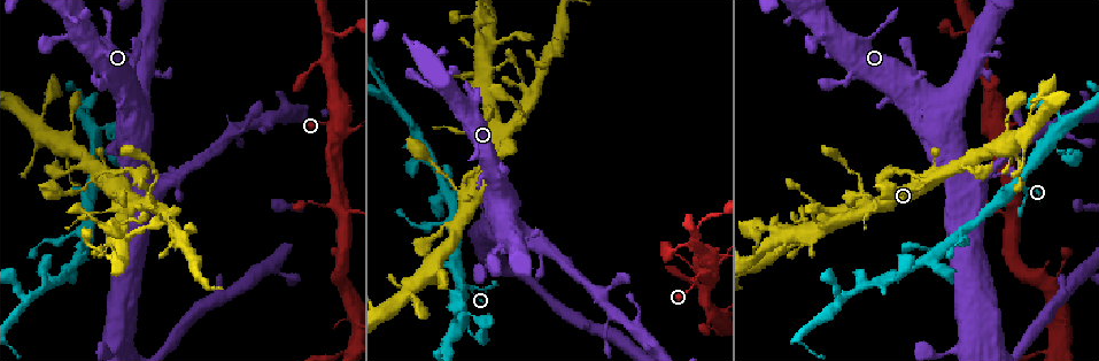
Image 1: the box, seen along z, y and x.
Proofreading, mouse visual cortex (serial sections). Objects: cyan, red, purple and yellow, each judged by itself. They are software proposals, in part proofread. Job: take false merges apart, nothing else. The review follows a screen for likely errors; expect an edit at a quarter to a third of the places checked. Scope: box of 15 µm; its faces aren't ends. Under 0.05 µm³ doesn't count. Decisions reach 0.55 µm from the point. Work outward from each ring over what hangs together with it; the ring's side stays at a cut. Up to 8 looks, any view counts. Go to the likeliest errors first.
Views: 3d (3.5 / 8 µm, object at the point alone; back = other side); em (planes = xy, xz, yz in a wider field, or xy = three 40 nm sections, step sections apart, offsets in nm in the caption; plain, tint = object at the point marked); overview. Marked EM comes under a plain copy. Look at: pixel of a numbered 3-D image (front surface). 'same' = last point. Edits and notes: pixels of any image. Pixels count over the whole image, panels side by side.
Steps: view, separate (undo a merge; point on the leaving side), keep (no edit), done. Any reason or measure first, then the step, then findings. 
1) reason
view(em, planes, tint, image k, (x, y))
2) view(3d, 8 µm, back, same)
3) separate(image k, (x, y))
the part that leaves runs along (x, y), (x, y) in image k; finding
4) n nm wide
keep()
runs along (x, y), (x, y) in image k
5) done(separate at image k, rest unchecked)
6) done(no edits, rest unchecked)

sharp bend
view(3d, 8 µm, image 1, (534, 62))

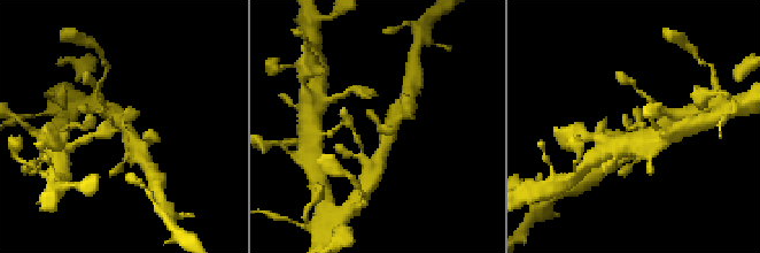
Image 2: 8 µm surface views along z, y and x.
zoom in
view(3d, 3.5 µm, image 2, (379, 126))

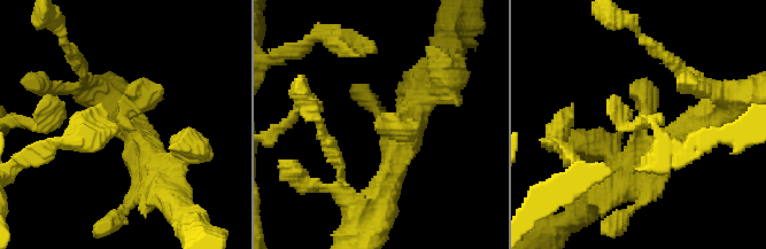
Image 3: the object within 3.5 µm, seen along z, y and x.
keep()
runs along (678, 137), (645, 155), (640, 87) in image 3; all the same cell

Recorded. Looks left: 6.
sharp bend
view(3d, 8 µm, image 1, (716, 263))

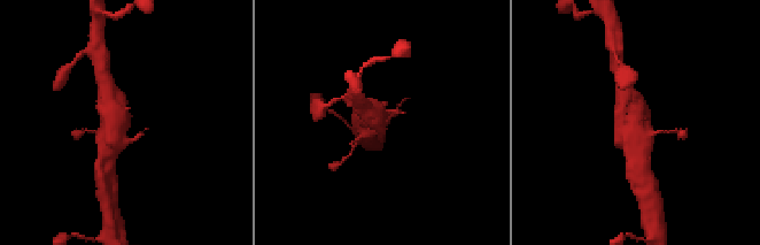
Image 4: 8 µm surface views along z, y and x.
zoom in
view(3d, 3.5 µm, image 4, (122, 120))

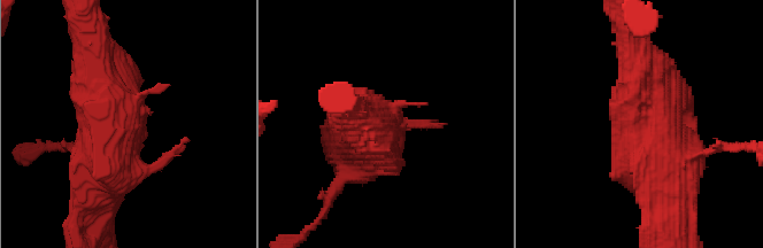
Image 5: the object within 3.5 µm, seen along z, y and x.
need the tissue
view(em, xy, step 5, tint, image 5, (128, 120))

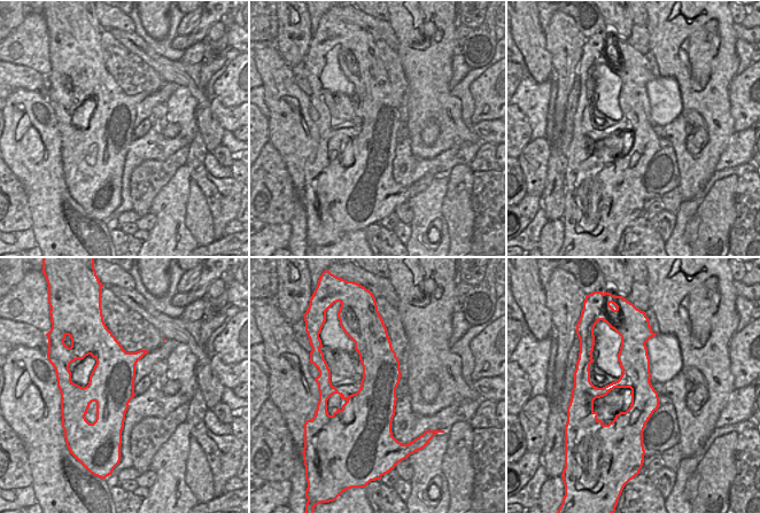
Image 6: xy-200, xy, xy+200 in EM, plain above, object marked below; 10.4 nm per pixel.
keep()
runs along (629, 340), (640, 385), (640, 432) in image 6; continuous, no second cell

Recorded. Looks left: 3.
sharp bend
view(3d, 3.5 µm, back, image 1, (932, 181))

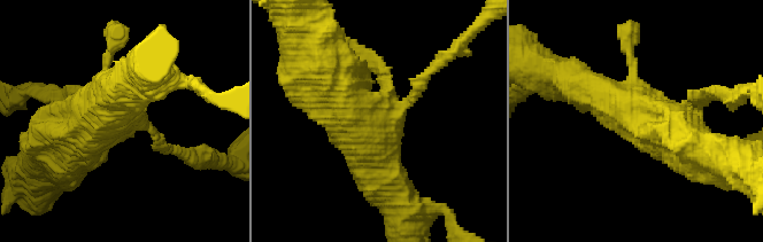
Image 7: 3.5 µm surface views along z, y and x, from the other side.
keep()
runs along (326, 72), (390, 190) in image 7; all the same cell

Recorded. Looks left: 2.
done(no edits, rest unchecked)

